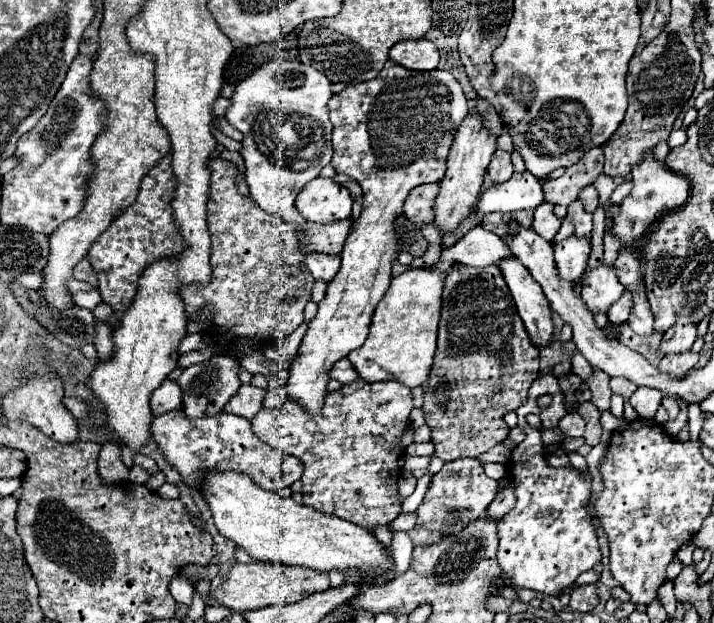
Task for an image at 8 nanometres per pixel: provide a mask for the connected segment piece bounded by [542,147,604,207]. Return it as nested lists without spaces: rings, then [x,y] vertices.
[[[602,147],[590,149],[576,165],[568,167],[562,177],[542,181],[546,201],[554,201],[556,205],[568,207],[578,199],[584,187],[592,185],[598,179],[598,175],[602,175],[602,165],[604,165]]]

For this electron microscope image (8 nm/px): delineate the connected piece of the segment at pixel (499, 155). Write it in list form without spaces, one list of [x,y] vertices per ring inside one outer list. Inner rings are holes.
[[[496,149],[492,155],[492,161],[488,165],[488,175],[492,177],[494,183],[504,183],[512,177],[514,169],[512,169],[512,161],[510,161],[510,153]]]

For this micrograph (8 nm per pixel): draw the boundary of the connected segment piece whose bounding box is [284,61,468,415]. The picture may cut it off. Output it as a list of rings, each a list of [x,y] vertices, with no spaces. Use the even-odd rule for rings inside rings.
[[[388,61],[384,69],[378,73],[378,77],[374,77],[372,81],[348,85],[342,93],[330,99],[328,107],[330,107],[330,121],[334,125],[332,167],[336,169],[336,173],[350,175],[360,183],[364,191],[364,201],[362,201],[362,213],[354,221],[352,233],[348,235],[344,249],[340,253],[342,267],[334,277],[334,281],[330,281],[326,297],[322,299],[322,303],[318,303],[318,315],[308,323],[308,331],[300,343],[298,357],[292,361],[288,369],[290,377],[284,385],[288,399],[296,401],[300,407],[304,407],[308,413],[314,415],[320,413],[320,409],[324,407],[330,369],[350,351],[362,347],[362,343],[368,337],[372,313],[392,281],[390,269],[400,253],[400,245],[396,239],[396,219],[404,213],[404,201],[408,197],[408,191],[424,183],[442,181],[446,173],[448,149],[454,139],[454,129],[458,129],[462,117],[466,117],[468,111],[462,87],[452,73],[442,69],[410,71],[396,65],[394,61]]]

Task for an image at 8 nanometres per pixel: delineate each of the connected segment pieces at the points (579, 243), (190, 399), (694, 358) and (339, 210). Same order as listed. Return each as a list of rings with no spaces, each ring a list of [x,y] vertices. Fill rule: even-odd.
[[[570,235],[568,239],[556,243],[554,255],[556,255],[556,267],[558,267],[560,277],[566,281],[580,279],[588,267],[590,249],[592,249],[592,245],[590,245],[588,237]]]
[[[214,355],[198,365],[192,365],[182,371],[182,375],[176,381],[182,389],[182,413],[188,419],[198,417],[212,417],[214,413],[220,413],[224,405],[230,401],[230,397],[238,391],[240,379],[238,379],[238,361],[234,357],[220,357]]]
[[[686,351],[686,353],[676,353],[676,355],[666,355],[662,361],[660,361],[660,369],[670,373],[672,377],[682,377],[686,375],[688,371],[692,371],[698,363],[698,353],[692,353],[692,351]]]
[[[316,177],[296,197],[296,209],[310,221],[340,221],[352,217],[352,197],[334,179]]]

